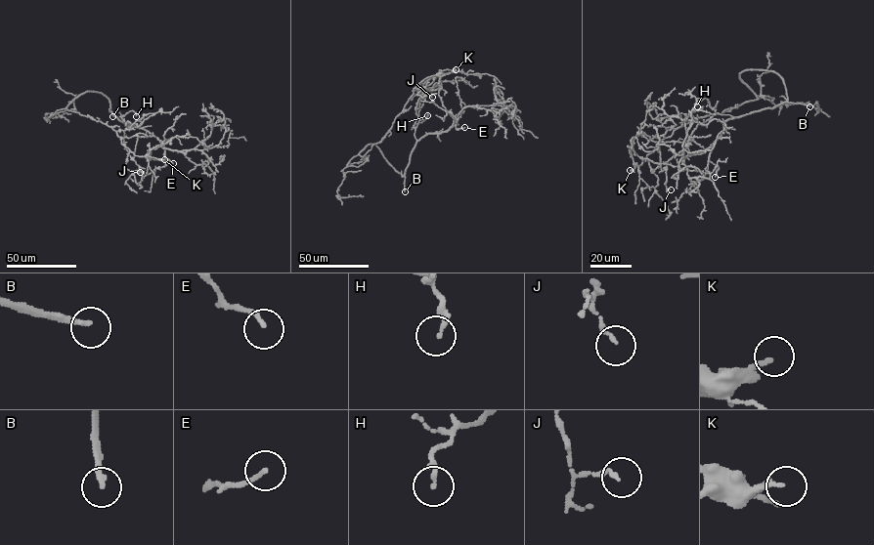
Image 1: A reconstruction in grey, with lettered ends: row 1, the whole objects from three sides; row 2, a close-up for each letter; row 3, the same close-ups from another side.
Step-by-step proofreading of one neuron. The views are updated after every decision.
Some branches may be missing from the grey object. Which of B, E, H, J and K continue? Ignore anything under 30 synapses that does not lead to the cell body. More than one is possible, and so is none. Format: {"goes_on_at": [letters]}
{"goes_on_at": ["B", "K"]}

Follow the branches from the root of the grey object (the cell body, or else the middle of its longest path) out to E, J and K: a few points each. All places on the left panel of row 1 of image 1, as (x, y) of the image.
E: (111, 111), (122, 122), (143, 128), (155, 136), (163, 146), (163, 155), (173, 163)
J: (111, 111), (127, 126), (123, 145), (140, 172)
K: (111, 111), (122, 122), (155, 136), (163, 146), (165, 160), (147, 154), (163, 144), (148, 155), (164, 159)

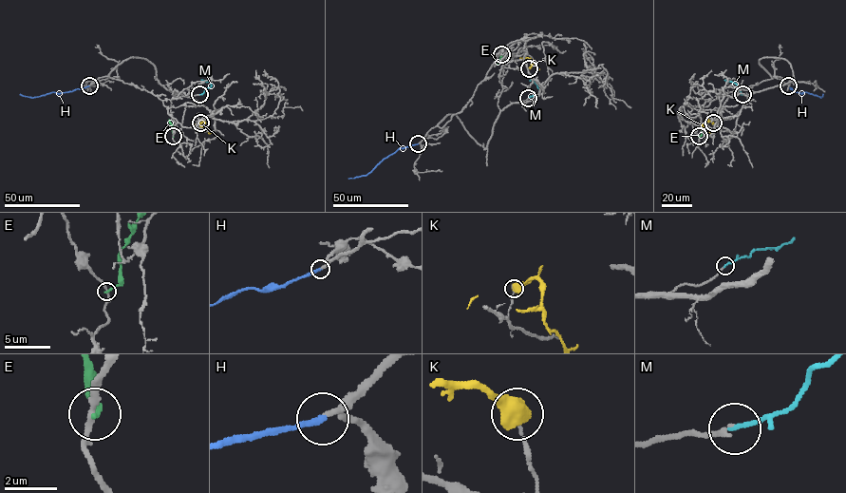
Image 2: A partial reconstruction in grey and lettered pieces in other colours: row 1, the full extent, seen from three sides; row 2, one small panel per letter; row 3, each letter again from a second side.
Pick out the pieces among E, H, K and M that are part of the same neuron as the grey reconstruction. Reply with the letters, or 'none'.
H, M

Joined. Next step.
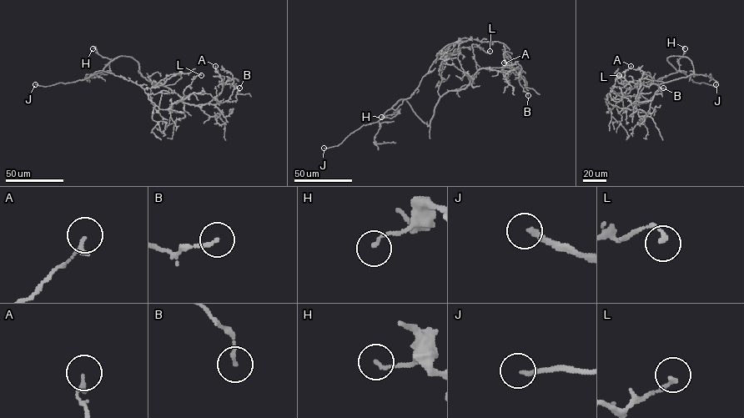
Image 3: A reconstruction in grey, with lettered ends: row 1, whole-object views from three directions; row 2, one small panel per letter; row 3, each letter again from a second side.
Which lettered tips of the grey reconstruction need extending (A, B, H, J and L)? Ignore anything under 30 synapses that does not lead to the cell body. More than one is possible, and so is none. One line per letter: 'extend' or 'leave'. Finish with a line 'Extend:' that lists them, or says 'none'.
A: leave
B: leave
H: leave
J: extend
L: leave
Extend: J

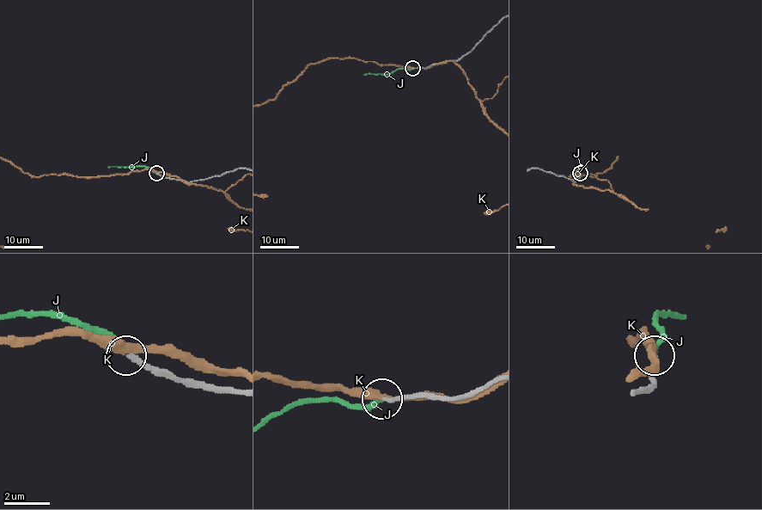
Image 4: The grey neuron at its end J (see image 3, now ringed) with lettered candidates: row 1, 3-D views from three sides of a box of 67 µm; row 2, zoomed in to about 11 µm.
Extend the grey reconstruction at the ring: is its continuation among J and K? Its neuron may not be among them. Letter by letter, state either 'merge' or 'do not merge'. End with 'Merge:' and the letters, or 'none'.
J: merge
K: do not merge
Merge: J

